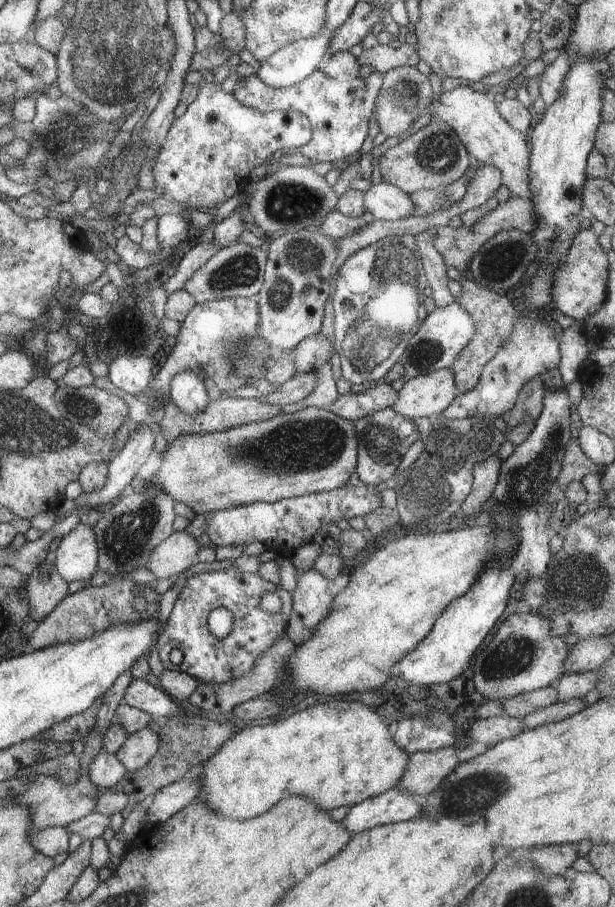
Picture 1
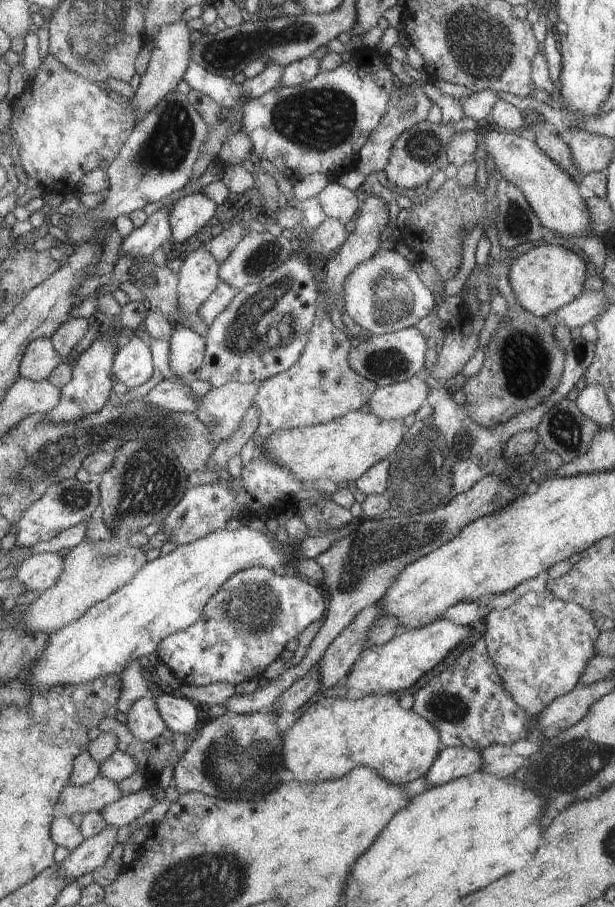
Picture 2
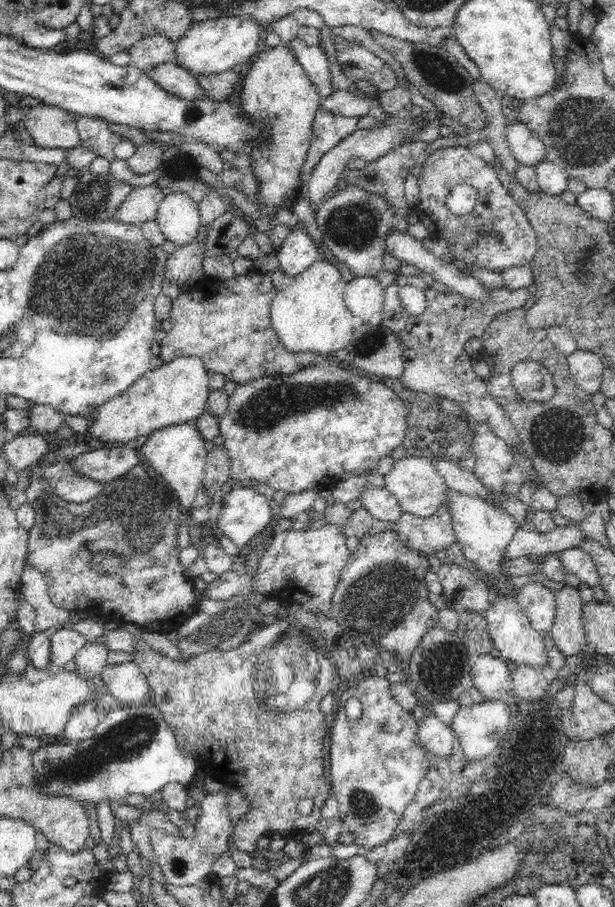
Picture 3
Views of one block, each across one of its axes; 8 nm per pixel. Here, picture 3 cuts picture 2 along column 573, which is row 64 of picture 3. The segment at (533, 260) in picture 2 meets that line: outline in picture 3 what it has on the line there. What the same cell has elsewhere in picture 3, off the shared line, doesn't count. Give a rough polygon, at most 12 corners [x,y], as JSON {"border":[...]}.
{"border":[[288,46],[243,76],[240,105],[268,123],[251,158],[262,213],[302,186],[317,86]]}

